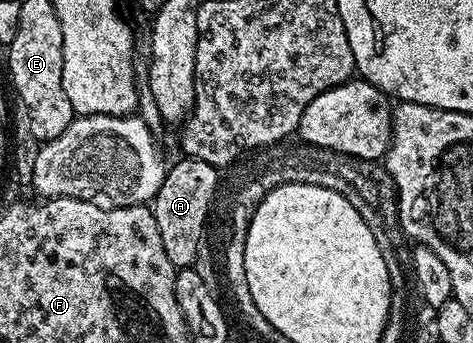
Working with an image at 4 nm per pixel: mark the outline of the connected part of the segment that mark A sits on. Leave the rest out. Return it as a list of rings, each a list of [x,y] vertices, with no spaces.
[[[181,158],[178,164],[170,163],[168,165],[163,182],[152,198],[153,217],[155,218],[155,226],[159,226],[159,239],[163,241],[163,251],[167,253],[167,258],[171,258],[171,262],[176,269],[193,267],[201,222],[204,219],[210,193],[213,192],[214,175],[217,171],[218,169],[214,168],[213,165],[202,160]]]

